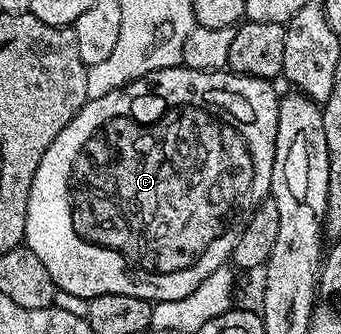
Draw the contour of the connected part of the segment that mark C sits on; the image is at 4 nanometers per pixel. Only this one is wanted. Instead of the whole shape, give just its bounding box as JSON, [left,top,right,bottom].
[24,66,274,302]

